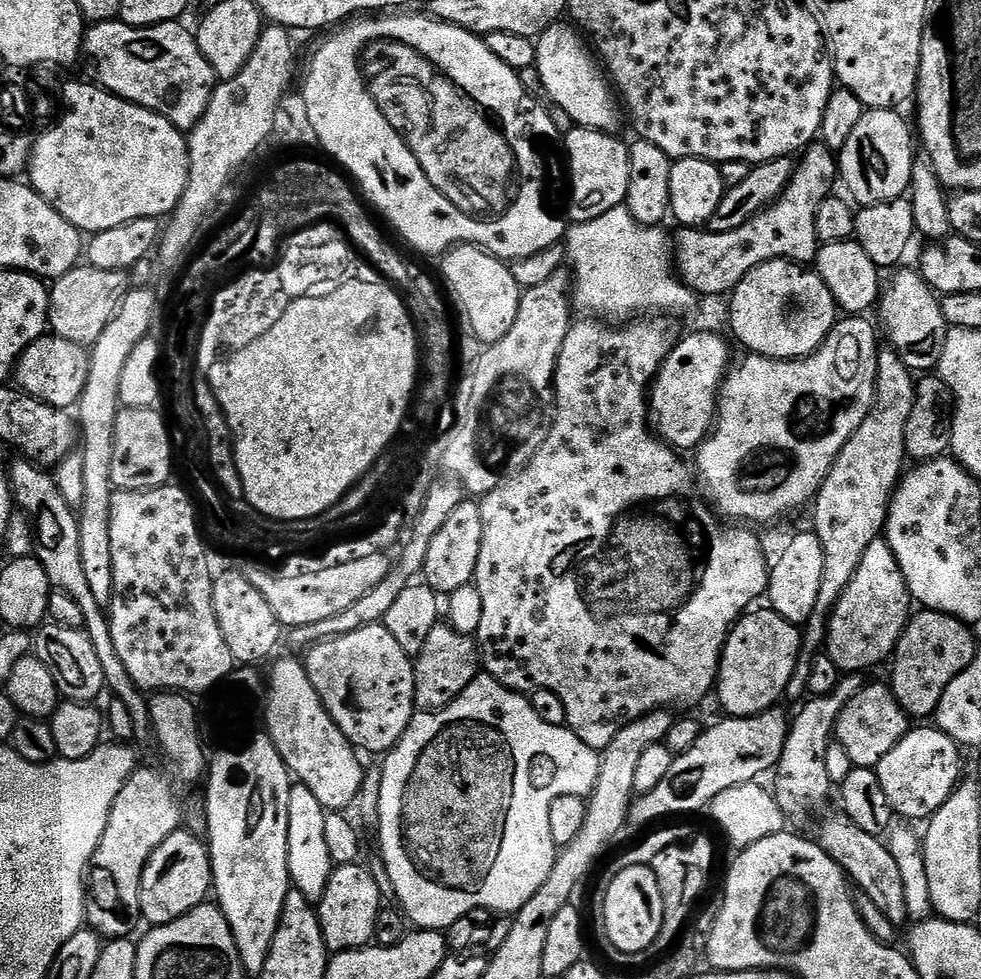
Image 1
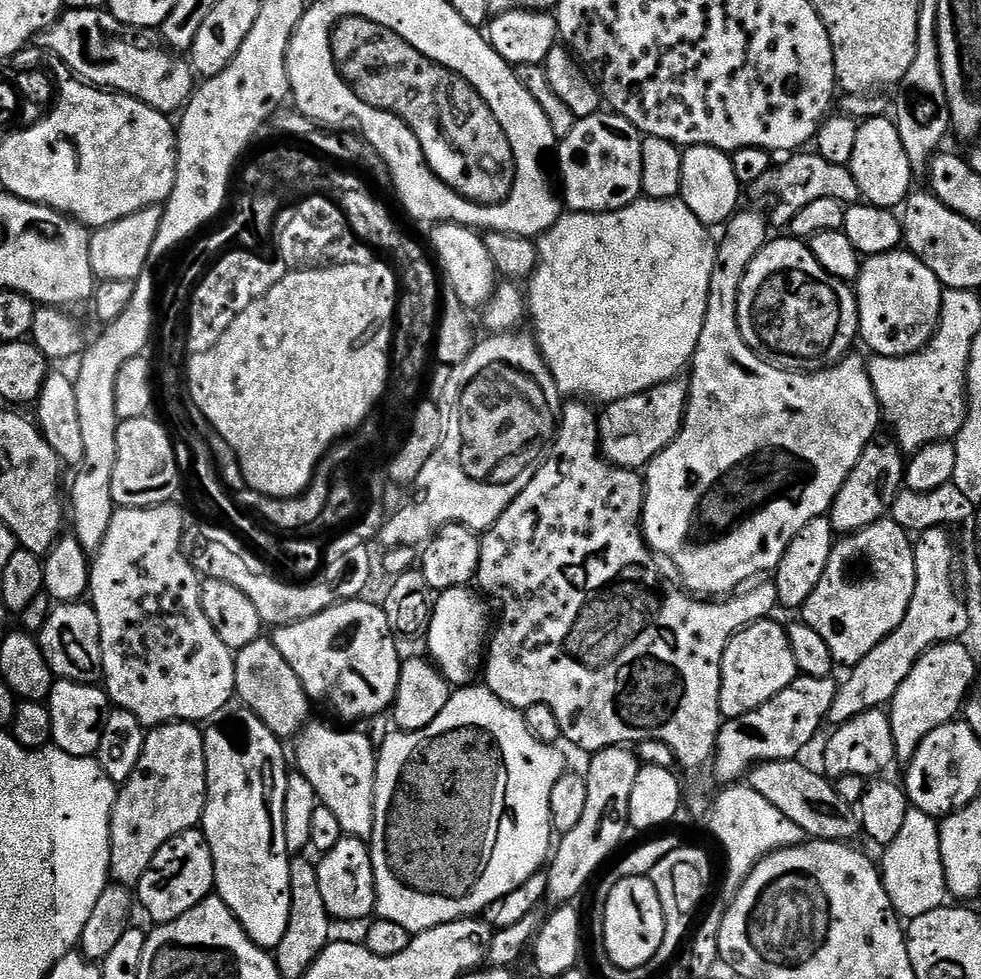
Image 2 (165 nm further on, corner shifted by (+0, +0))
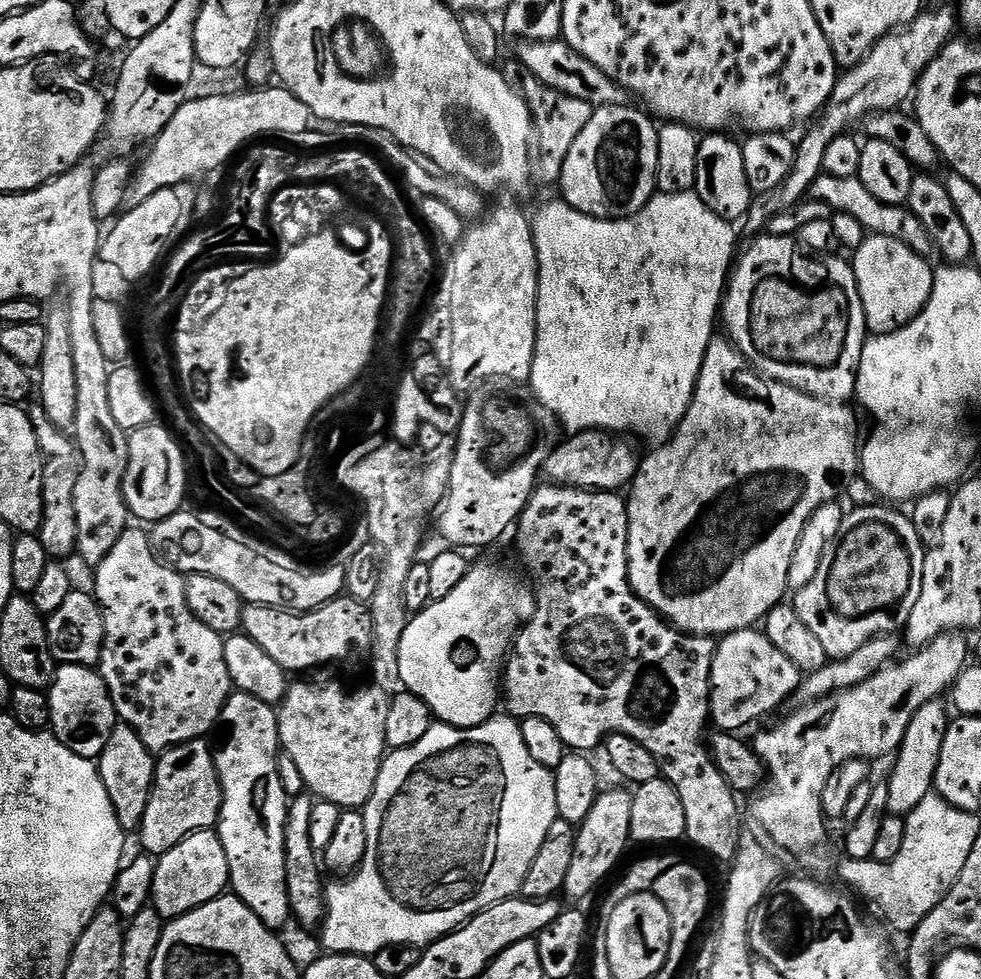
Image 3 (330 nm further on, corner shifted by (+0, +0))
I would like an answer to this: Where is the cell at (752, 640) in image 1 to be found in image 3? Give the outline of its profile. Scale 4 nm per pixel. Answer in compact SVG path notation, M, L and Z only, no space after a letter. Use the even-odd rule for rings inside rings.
M760 630L729 632L717 643L712 663L712 699L710 720L720 732L739 733L739 728L752 724L772 712L787 696L799 688L802 673L770 642Z

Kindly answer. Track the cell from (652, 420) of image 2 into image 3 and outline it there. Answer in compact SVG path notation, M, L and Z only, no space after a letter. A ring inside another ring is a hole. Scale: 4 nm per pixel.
M599 430L591 432L577 432L567 437L565 444L560 444L551 449L548 454L548 461L544 464L543 475L548 475L547 479L553 484L561 485L565 488L587 488L590 492L615 492L627 489L636 476L636 471L640 468L640 460L636 452L628 444L623 444L623 439L613 438L609 433Z

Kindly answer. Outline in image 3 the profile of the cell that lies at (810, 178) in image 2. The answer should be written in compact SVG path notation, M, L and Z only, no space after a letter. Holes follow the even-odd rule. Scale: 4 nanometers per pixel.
M822 174L812 183L810 196L815 203L829 204L833 213L841 212L850 214L850 218L858 218L865 233L894 238L925 258L937 255L936 244L930 238L926 226L922 226L920 219L909 208L899 204L887 204L874 198L874 194L870 194L870 190L866 190L866 186L858 178L834 178Z

